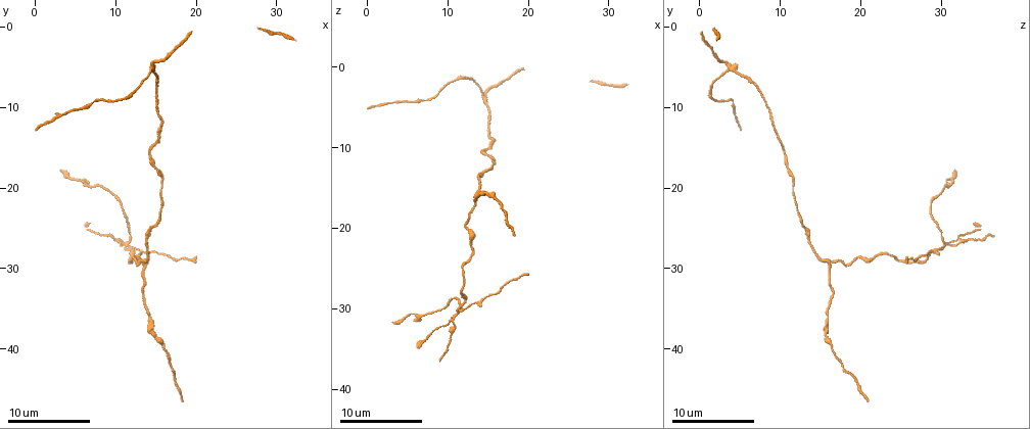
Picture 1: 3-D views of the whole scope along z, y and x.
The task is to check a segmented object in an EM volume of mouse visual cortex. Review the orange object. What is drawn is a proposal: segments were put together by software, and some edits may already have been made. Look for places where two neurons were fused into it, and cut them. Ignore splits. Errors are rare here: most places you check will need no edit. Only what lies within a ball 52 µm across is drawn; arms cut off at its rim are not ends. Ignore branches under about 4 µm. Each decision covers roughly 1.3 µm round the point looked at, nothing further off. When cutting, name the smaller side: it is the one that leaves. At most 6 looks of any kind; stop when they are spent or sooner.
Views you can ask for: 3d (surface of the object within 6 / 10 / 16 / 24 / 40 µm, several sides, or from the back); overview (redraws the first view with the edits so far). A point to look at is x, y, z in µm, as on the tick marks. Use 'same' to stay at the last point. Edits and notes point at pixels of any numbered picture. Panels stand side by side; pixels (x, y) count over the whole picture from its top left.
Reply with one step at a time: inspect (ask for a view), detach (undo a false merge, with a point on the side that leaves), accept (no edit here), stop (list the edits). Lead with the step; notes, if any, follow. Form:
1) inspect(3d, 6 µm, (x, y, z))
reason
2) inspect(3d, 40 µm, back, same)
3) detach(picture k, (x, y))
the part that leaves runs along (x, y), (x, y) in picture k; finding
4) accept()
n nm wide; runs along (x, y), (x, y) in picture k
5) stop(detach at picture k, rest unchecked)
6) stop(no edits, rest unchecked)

inspect(3d, 10 µm, (14.6, 5.2, 3.6))
three arms meet

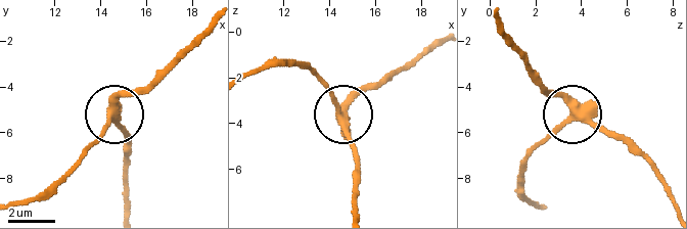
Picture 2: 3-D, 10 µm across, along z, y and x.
inspect(3d, 6 µm, (14.4, 5.2, 3.7))

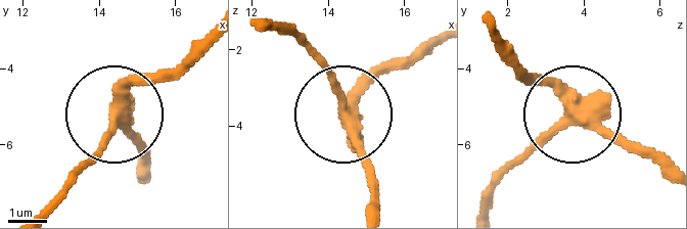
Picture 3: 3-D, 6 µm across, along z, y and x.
accept()
side arm 20 µm; 3 arms; continuous, no second neuron

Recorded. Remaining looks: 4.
inspect(3d, 10 µm, (13.4, 29.4, 16.4))
three-way junction

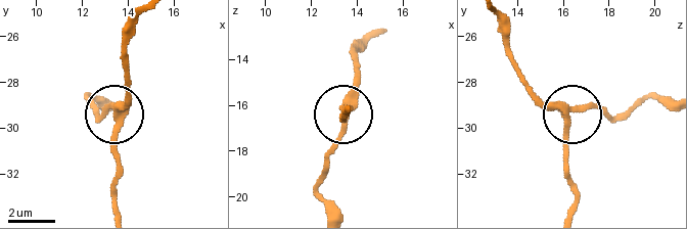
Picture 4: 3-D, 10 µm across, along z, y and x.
inspect(3d, 6 µm, (13.5, 29.6, 16.1))

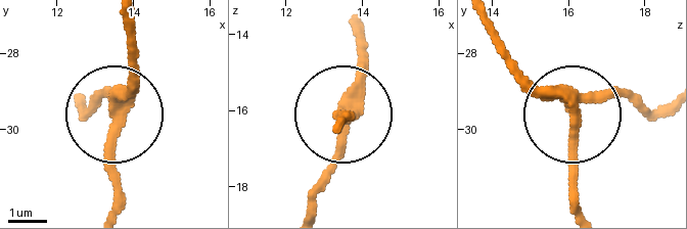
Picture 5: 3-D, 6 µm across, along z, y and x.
accept()
runs along (356, 23), (346, 110) in picture 5; one neuron here

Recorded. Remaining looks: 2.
inspect(3d, 10 µm, (11.6, 26.8, 30.2))
arms part here

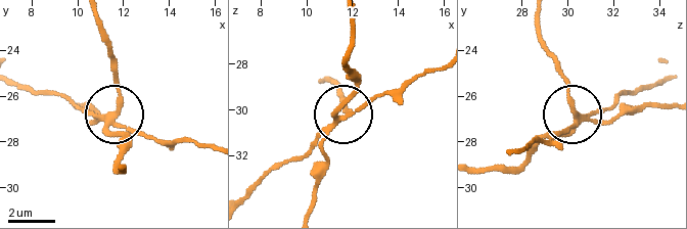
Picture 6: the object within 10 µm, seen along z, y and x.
detach(picture 6, (313, 148))
side arm 8 µm; the part that leaves runs along (337, 121), (441, 69) in picture 6; a second neuron is stuck on

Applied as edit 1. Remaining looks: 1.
stop(detach at picture 6, rest unchecked)

